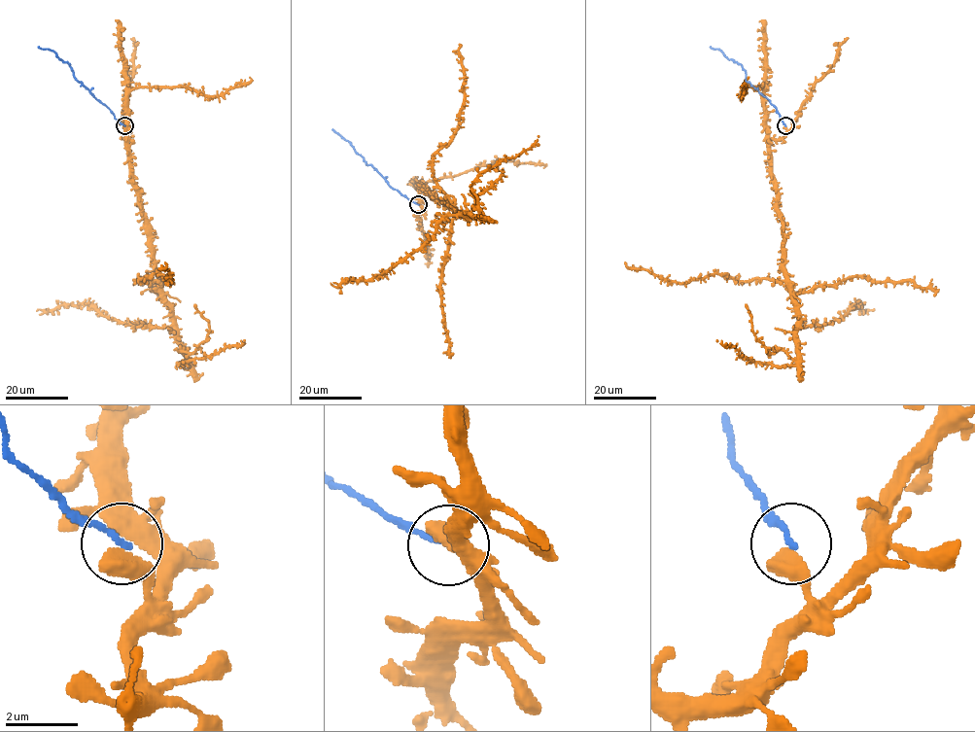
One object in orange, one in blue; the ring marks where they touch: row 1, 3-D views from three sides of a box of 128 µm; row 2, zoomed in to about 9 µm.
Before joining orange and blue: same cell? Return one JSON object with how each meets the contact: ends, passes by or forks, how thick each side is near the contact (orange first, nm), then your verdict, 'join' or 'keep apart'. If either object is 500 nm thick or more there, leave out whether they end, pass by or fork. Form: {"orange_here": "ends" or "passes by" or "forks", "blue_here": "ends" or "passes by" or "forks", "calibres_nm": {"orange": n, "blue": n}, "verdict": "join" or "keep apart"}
{"calibres_nm": {"orange": 600, "blue": 150}, "verdict": "keep apart"}

